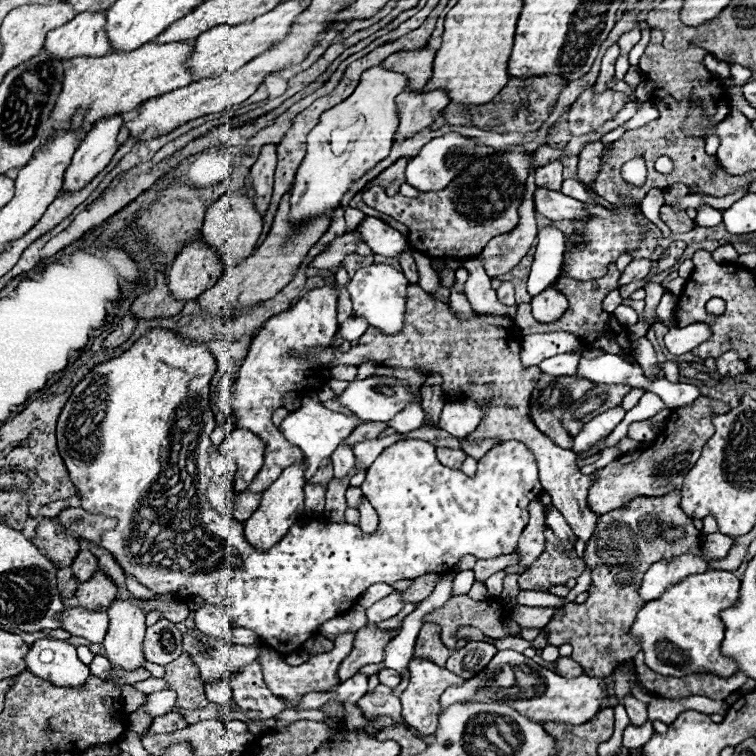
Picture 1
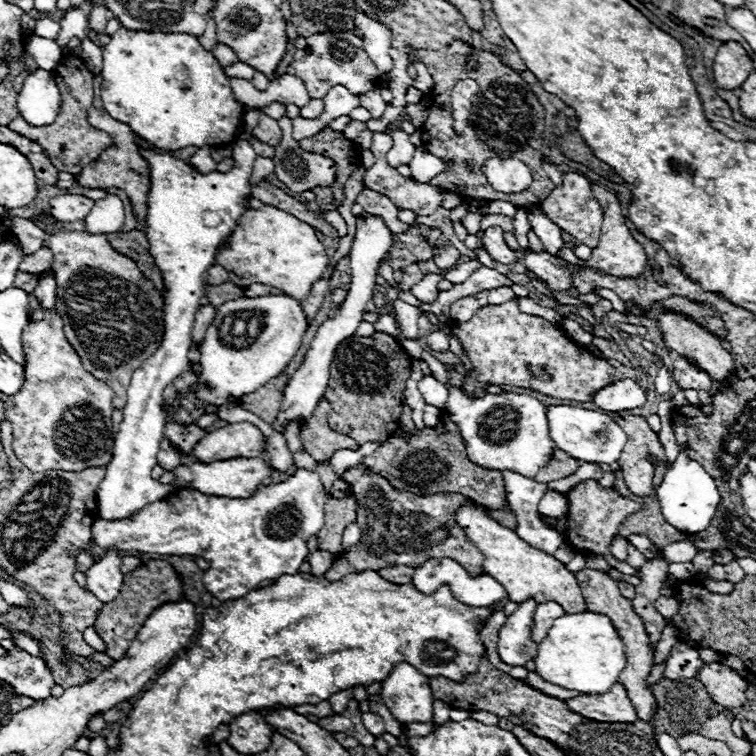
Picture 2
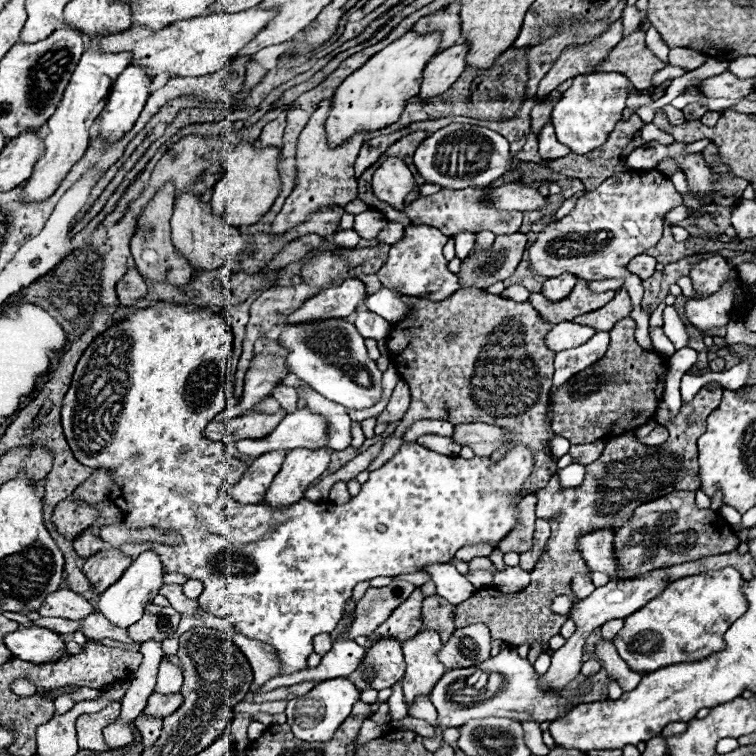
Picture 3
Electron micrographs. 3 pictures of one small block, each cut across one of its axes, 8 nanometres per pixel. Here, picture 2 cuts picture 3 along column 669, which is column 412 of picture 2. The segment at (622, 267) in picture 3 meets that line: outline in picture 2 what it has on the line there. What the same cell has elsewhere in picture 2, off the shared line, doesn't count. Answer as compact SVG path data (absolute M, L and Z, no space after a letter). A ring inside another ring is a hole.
M376 132L374 136L376 136L376 138L374 138L374 144L372 144L372 152L374 152L374 156L376 156L376 164L366 170L366 174L364 174L364 186L366 186L368 190L386 194L386 196L394 202L394 206L396 206L398 210L412 210L416 216L430 216L430 214L434 214L436 208L438 208L440 202L442 202L442 196L444 196L442 188L434 188L432 184L420 184L420 182L414 182L414 180L408 180L408 178L400 176L400 174L398 174L392 166L388 166L388 162L386 162L386 152L392 148L392 138L390 138L388 134L384 134L384 132Z

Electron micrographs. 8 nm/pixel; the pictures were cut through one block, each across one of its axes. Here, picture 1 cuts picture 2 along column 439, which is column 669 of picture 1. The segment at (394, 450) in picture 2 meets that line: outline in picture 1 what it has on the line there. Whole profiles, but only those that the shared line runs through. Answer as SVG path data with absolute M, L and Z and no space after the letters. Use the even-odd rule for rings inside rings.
M700 396L688 406L676 408L670 416L670 422L662 430L664 440L654 440L654 444L646 450L638 450L636 454L616 458L608 466L596 470L594 484L588 490L588 506L594 514L604 516L606 512L612 512L616 508L622 508L630 500L638 496L664 496L672 490L680 490L684 484L686 472L696 464L704 442L714 434L714 426L710 422L712 410L728 410L726 404Z

